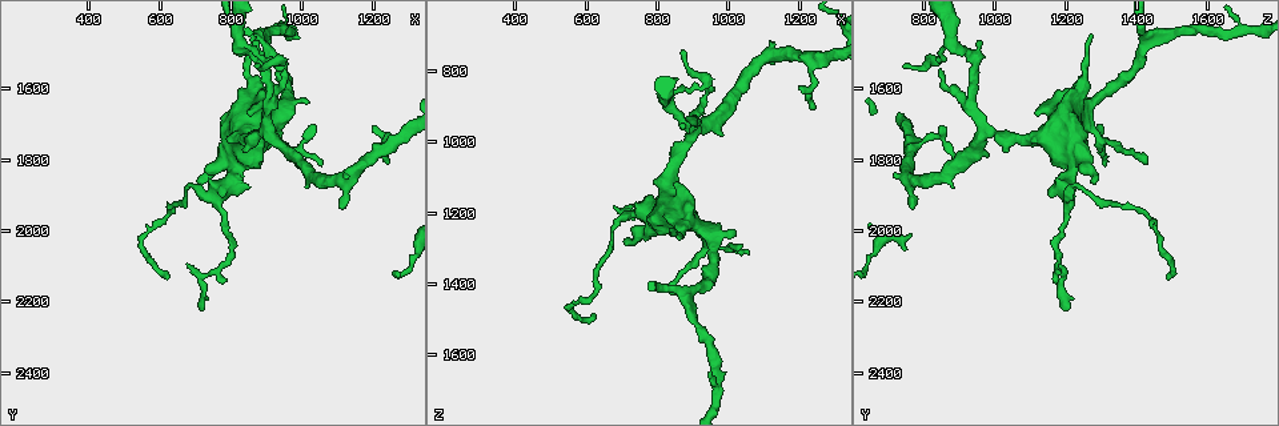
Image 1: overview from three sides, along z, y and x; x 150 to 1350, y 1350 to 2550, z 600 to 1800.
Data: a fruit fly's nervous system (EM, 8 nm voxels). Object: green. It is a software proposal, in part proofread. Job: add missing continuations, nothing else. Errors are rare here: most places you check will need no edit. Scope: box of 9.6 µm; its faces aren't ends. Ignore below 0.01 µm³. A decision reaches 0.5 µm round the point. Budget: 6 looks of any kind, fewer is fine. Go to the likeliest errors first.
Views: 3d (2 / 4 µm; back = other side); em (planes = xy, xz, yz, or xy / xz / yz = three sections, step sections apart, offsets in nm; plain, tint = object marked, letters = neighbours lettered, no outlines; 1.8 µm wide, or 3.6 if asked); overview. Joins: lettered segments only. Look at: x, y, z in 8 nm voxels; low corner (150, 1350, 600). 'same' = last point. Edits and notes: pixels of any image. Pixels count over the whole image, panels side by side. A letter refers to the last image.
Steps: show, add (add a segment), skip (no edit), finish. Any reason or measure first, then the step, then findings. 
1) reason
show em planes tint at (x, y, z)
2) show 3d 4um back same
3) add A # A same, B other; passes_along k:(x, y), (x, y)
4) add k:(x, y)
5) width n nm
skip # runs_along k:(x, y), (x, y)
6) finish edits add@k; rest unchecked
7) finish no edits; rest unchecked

a narrow waist
show em 3.6um planes letters at (890, 1510, 850)

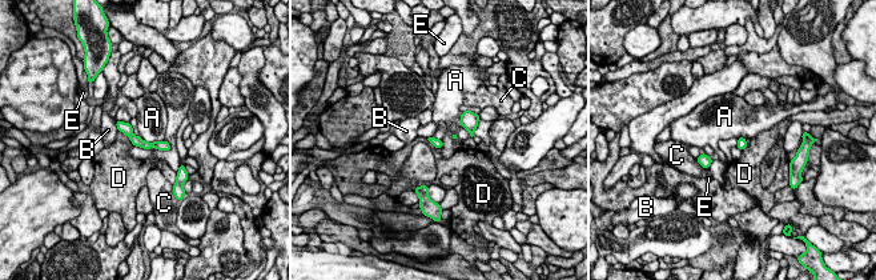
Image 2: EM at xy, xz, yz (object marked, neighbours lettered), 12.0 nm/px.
skip # A other, B other, C other, D other, E other; border 2:(139, 135), (148, 142), (163, 142); no lettered segment goes on from it

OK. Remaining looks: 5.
arms part here
show em yz step 4 tint at (770, 1900, 1210)

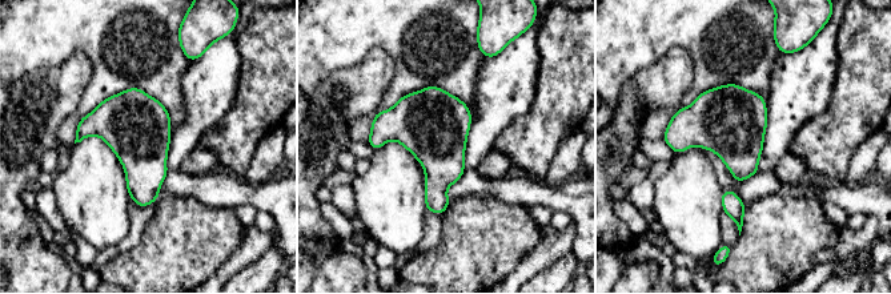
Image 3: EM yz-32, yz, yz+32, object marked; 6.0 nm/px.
see the neighbours
show em yz step 4 letters same

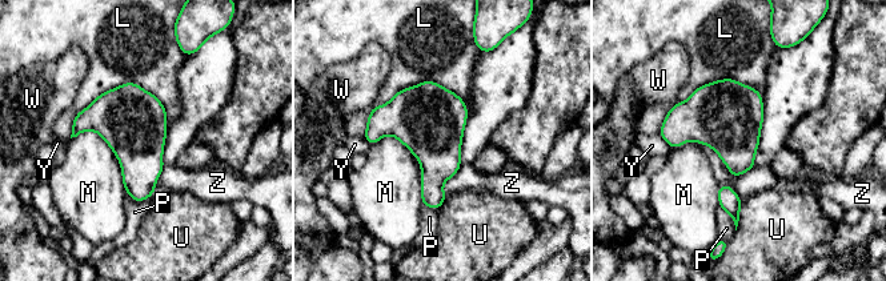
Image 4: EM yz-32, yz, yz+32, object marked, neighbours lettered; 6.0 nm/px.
skip # L other, M other, P other, U other, W other, Y other, Z other; border 4:(167, 112), (123, 83), (69, 137); no lettered segment goes on from it

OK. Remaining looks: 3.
branch stops here
show em planes letters at (1020, 1640, 1260)

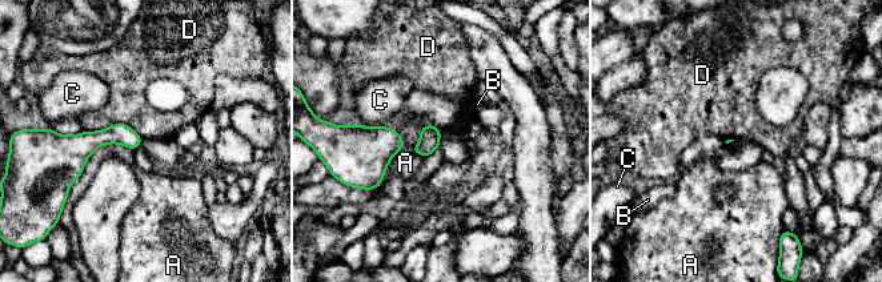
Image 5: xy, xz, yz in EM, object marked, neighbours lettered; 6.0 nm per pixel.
skip # A other, B other, C other, D other; border 5:(87, 131), (125, 123), (141, 139); none of them fits

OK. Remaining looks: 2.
finish no edits; rest unchecked

